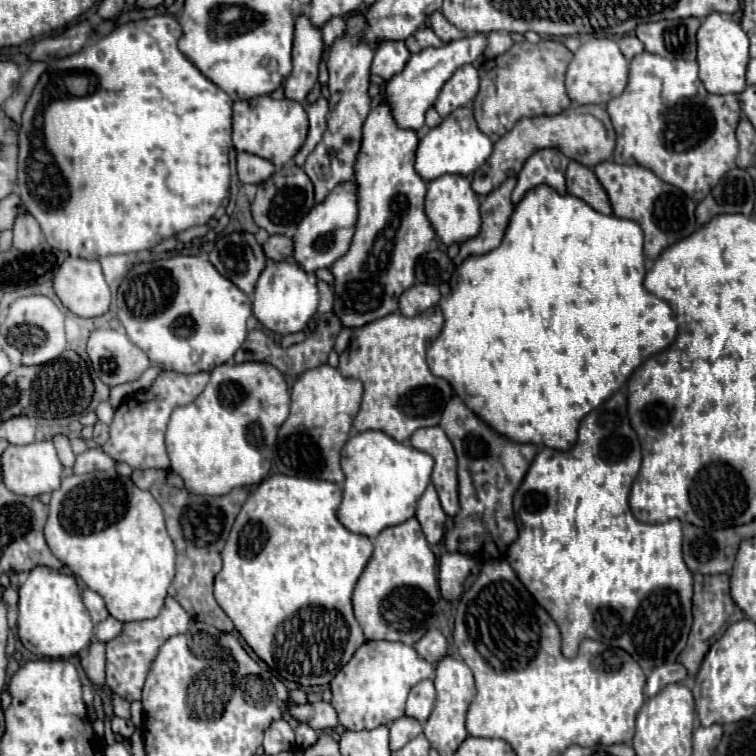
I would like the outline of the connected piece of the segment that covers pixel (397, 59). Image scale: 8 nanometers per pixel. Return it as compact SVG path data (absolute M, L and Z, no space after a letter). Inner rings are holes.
M403 41L381 43L377 47L377 51L375 51L375 57L373 57L373 63L371 63L371 73L379 75L379 77L383 77L387 81L405 67L409 55L411 53L407 51Z

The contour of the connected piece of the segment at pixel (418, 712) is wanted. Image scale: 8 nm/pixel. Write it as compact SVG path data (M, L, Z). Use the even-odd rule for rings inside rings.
M427 679L423 683L417 683L407 699L407 707L405 707L405 715L411 719L417 719L419 723L425 723L431 709L435 703L435 687L433 681Z

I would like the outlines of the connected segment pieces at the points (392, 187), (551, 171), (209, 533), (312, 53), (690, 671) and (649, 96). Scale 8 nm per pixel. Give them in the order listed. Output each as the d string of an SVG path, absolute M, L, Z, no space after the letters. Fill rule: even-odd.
M385 103L371 109L365 125L361 151L355 159L353 167L353 183L357 185L357 225L349 251L339 257L331 265L331 273L335 277L333 293L333 313L339 317L345 329L357 329L367 325L369 321L381 319L399 309L399 297L405 289L415 283L415 261L419 255L429 251L429 243L435 237L431 223L423 211L423 199L427 191L427 183L415 173L415 149L417 149L417 133L411 129L399 129L391 119L391 111Z
M541 149L541 151L535 151L523 165L523 169L519 171L517 175L517 185L513 189L513 195L511 195L511 201L513 205L517 205L521 201L521 197L541 185L541 183L547 183L551 185L557 193L565 195L565 167L567 167L569 159L557 151L557 149ZM553 161L559 161L559 167L553 167L551 163Z
M133 471L131 481L139 489L147 489L163 507L167 533L177 549L177 575L169 587L169 595L189 613L191 619L211 623L219 631L233 631L233 621L217 605L213 597L213 579L221 571L221 549L229 537L235 515L241 511L247 489L231 491L221 497L201 497L185 491L183 481L173 471Z
M307 17L295 21L295 39L293 39L293 71L285 79L285 99L305 101L317 81L317 67L323 55L321 31L315 29Z
M695 573L695 595L693 595L693 627L691 627L691 635L689 635L689 641L685 645L685 649L679 653L677 661L687 669L687 677L695 677L711 643L719 641L727 623L731 623L733 619L739 621L743 619L743 611L739 609L737 611L737 605L733 603L731 595L729 595L729 575L721 573L721 575L711 575L711 577L705 577L705 575L699 575Z
M641 53L637 57L631 59L629 63L629 83L625 87L625 91L611 99L607 103L607 113L611 117L611 123L613 123L613 129L617 133L617 147L615 147L615 153L613 153L613 161L617 163L639 163L651 171L655 171L655 175L659 175L659 179L679 187L689 199L693 201L701 201L703 195L707 195L717 183L719 179L731 169L735 167L735 155L737 155L737 139L735 139L735 127L739 123L739 117L741 117L741 109L739 109L739 99L737 95L711 95L705 91L703 83L699 81L697 77L697 63L695 61L683 61L683 59L663 59L659 55L651 55L651 53Z

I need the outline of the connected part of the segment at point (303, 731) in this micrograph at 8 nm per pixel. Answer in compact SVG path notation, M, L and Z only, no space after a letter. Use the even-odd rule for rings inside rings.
M301 723L301 725L297 727L295 735L297 735L297 747L299 747L299 749L309 749L309 747L315 745L317 739L319 739L319 733L317 733L315 729L307 727L305 723Z

